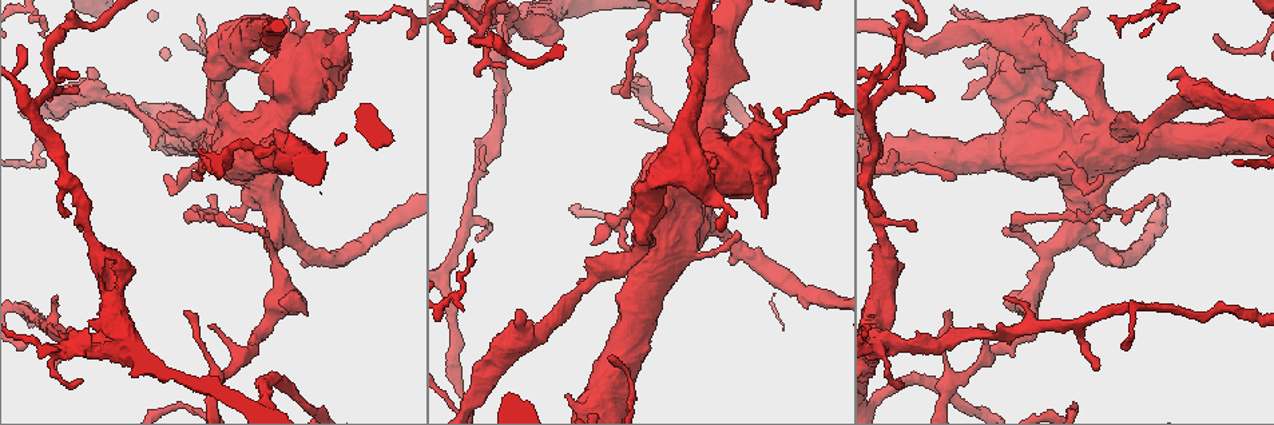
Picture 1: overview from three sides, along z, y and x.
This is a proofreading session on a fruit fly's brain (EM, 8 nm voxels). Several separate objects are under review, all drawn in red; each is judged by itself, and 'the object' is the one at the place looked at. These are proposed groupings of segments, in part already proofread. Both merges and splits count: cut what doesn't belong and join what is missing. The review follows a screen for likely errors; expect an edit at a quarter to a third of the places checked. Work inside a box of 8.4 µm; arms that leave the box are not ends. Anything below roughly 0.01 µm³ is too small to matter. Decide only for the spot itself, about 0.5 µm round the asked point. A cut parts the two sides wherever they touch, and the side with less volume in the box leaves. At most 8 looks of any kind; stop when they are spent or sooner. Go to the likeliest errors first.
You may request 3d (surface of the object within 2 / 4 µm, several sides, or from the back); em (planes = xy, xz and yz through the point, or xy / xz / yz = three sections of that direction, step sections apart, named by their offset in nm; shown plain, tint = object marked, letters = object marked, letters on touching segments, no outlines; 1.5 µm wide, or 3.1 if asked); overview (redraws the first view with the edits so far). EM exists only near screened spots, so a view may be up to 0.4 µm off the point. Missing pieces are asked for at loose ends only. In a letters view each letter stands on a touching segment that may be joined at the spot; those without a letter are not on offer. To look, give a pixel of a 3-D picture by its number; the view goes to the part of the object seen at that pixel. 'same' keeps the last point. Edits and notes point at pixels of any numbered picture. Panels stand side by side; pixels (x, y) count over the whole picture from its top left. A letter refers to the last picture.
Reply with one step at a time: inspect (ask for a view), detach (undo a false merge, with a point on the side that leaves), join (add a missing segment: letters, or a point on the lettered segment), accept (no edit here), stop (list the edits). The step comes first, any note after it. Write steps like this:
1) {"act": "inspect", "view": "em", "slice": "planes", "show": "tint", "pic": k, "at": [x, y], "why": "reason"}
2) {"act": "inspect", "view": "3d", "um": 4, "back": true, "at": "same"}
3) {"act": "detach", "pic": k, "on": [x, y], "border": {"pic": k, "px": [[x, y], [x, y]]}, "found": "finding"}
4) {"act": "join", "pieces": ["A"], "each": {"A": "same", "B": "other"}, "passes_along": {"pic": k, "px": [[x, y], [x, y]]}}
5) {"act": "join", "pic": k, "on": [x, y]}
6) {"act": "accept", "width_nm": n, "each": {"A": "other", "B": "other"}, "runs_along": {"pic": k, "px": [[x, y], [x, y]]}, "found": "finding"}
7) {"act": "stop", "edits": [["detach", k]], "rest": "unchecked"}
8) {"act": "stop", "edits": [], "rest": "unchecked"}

{"act": "inspect", "view": "em", "slice": "yz", "step": 8, "show": "letters", "pic": 1, "at": [899, 380], "why": "free end"}

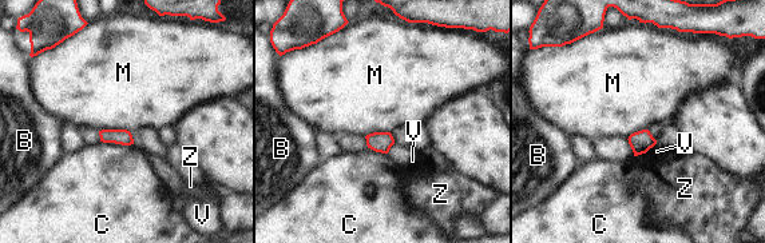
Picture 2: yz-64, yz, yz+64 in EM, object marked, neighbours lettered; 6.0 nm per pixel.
{"act": "inspect", "view": "em", "slice": "planes", "show": "letters", "at": "same"}

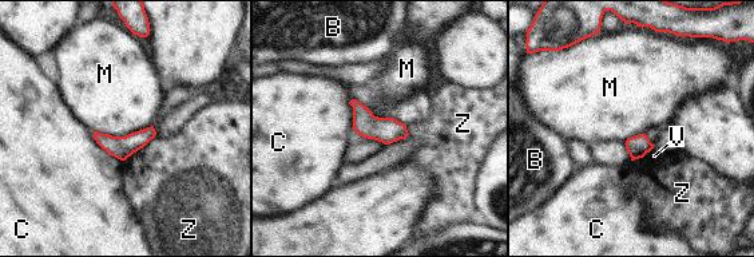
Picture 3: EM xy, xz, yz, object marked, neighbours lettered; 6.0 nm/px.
{"act": "accept", "longest_contact_nm": ["M", 360], "each": {"B": "other", "C": "other", "M": "other", "V": "other", "Z": "other"}, "found": "none of them fits"}

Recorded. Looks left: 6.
{"act": "inspect", "view": "3d", "um": 4, "pic": 1, "at": [1070, 164], "why": "sudden change in width"}

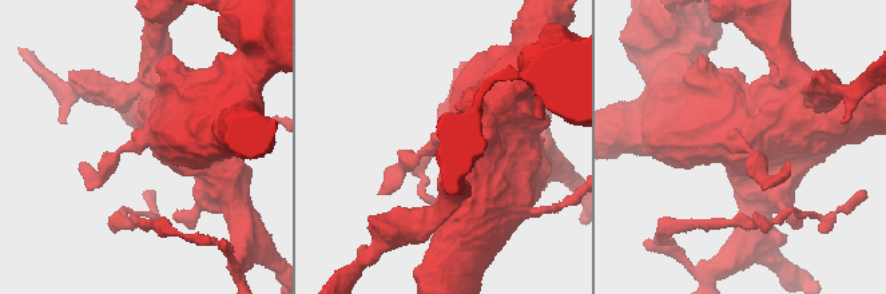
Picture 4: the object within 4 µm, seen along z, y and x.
{"act": "inspect", "view": "em", "um": 3.1, "slice": "xz", "step": 16, "show": "tint", "pic": 4, "at": [139, 142], "why": "shape alone is not enough"}

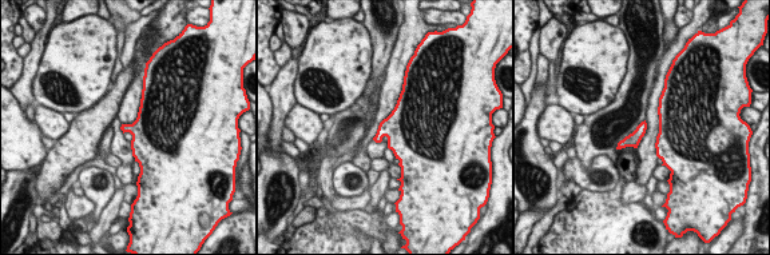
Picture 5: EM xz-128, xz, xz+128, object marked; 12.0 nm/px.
{"act": "inspect", "view": "em", "um": 3.1, "slice": "planes", "show": "letters", "at": "same", "why": "cut it another way"}

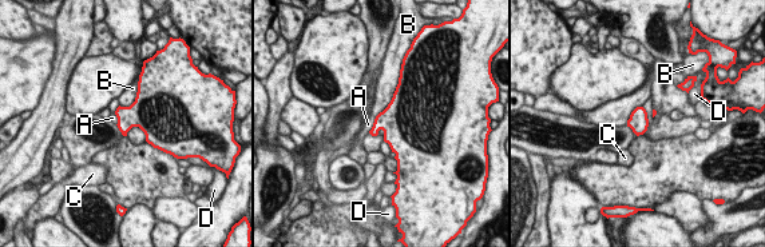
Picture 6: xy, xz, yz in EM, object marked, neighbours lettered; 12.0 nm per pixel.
{"act": "accept", "each": {"A": "other", "B": "other", "C": "other", "D": "other"}, "border": {"pic": 6, "px": [[377, 115], [368, 132]]}, "found": "continuous, no second neuron"}

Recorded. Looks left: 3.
{"act": "inspect", "view": "3d", "um": 2, "pic": 1, "at": [1050, 251], "why": "thick turns thin"}

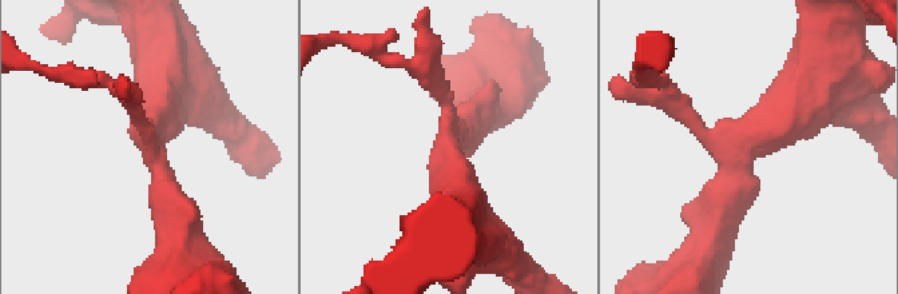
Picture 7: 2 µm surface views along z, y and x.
{"act": "inspect", "view": "em", "slice": "planes", "show": "letters", "pic": 7, "at": [746, 146], "arms": 3, "why": "now the EM"}

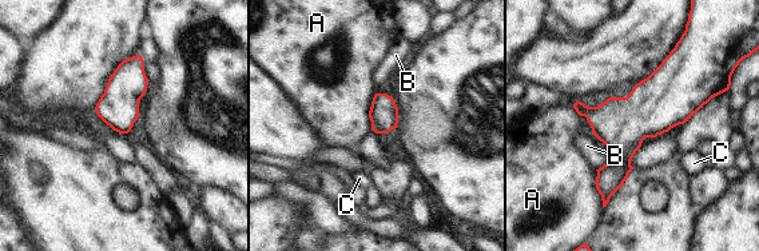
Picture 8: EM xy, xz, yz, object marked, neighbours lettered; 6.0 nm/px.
{"act": "accept", "longest_contact_nm": ["A", 240], "each": {"A": "other", "B": "other", "C": "other"}, "border": {"pic": 8, "px": [[595, 170], [595, 187], [603, 207]]}, "found": "one neuron here"}

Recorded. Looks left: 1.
{"act": "stop", "edits": [], "rest": "unchecked"}

